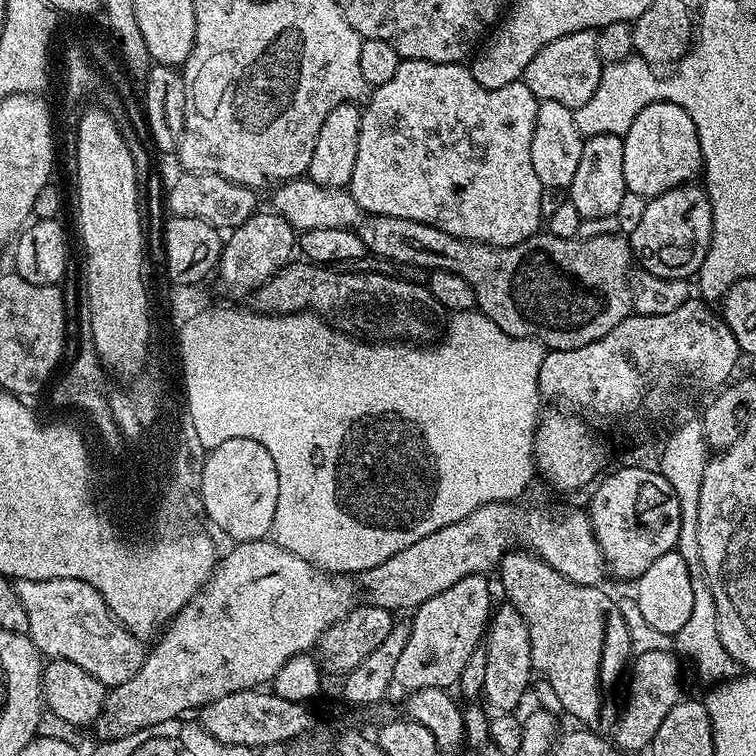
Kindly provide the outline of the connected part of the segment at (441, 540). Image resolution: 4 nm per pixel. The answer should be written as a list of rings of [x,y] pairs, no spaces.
[[[503,500],[483,504],[470,514],[466,514],[466,518],[450,526],[442,526],[442,530],[434,530],[434,534],[426,534],[426,538],[418,538],[414,546],[406,546],[406,550],[398,550],[398,554],[386,558],[386,562],[359,573],[358,580],[361,584],[359,587],[362,592],[364,587],[364,592],[368,595],[365,596],[367,603],[382,606],[393,614],[399,614],[403,608],[415,610],[430,598],[434,598],[434,594],[442,594],[442,590],[450,590],[454,582],[462,582],[462,578],[491,573],[491,568],[493,571],[499,565],[500,559],[513,546],[519,546],[539,556],[551,568],[558,570],[558,574],[570,578],[570,582],[599,585],[600,579],[606,576],[606,565],[587,511],[551,512],[548,508],[523,508],[522,505],[523,503],[520,502]]]

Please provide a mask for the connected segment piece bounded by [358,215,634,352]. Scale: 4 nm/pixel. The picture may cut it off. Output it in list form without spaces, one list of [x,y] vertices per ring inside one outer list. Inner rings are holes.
[[[369,215],[367,218],[361,219],[358,225],[358,231],[365,249],[373,256],[379,256],[382,259],[391,260],[393,265],[409,264],[412,268],[424,268],[423,270],[450,270],[454,274],[462,274],[462,278],[466,278],[466,282],[470,282],[470,286],[476,295],[476,308],[486,318],[490,318],[490,322],[494,322],[506,334],[516,336],[518,338],[530,338],[537,340],[543,344],[545,349],[565,352],[571,348],[578,346],[586,346],[590,342],[594,342],[598,338],[602,338],[606,334],[610,334],[610,330],[614,330],[614,326],[618,326],[618,322],[625,320],[632,312],[632,295],[630,294],[630,286],[628,285],[628,273],[634,267],[634,257],[632,255],[631,243],[623,235],[613,234],[610,236],[586,236],[574,238],[558,238],[557,236],[549,236],[547,234],[537,234],[531,236],[526,242],[518,242],[509,248],[495,248],[489,244],[479,244],[473,240],[463,240],[454,234],[446,234],[446,230],[435,228],[429,224],[422,222],[414,222],[406,218],[394,218],[393,216],[374,216]]]

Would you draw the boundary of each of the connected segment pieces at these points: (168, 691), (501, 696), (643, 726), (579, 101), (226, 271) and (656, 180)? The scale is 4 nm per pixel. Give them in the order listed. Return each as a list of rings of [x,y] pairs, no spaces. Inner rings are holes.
[[[265,538],[263,540],[242,540],[231,545],[232,549],[228,553],[219,557],[218,563],[212,573],[212,577],[207,584],[196,593],[196,597],[180,611],[177,616],[172,617],[170,623],[163,629],[162,635],[155,641],[156,649],[149,651],[144,657],[144,665],[134,674],[134,678],[130,678],[126,682],[122,682],[118,686],[108,688],[104,697],[104,705],[98,714],[94,725],[96,731],[96,740],[103,742],[106,740],[121,740],[130,734],[134,734],[138,730],[142,730],[146,726],[158,726],[158,722],[166,722],[167,720],[181,719],[188,711],[199,710],[204,705],[214,702],[218,698],[226,698],[226,694],[234,694],[235,691],[246,691],[248,689],[259,689],[261,686],[267,685],[278,674],[278,670],[282,668],[284,663],[295,656],[303,656],[311,653],[313,649],[320,643],[320,639],[329,632],[335,624],[342,618],[346,618],[346,614],[357,607],[356,600],[357,589],[347,584],[345,577],[340,574],[329,574],[321,570],[317,565],[306,562],[302,558],[298,558],[298,554],[290,554],[290,550],[286,550],[282,546],[278,546],[275,540]]]
[[[506,602],[493,611],[488,630],[484,646],[487,660],[482,694],[490,706],[492,704],[506,712],[521,702],[525,692],[527,694],[529,691],[534,676],[528,623],[515,607]]]
[[[671,651],[641,652],[635,659],[632,677],[628,680],[628,701],[620,712],[620,721],[618,718],[614,724],[614,743],[626,754],[640,752],[643,748],[645,751],[651,745],[654,734],[658,734],[658,726],[662,726],[666,714],[670,714],[685,695],[684,684],[680,681],[680,660]]]
[[[583,28],[581,32],[554,38],[542,46],[542,50],[530,58],[530,66],[526,66],[522,83],[536,95],[537,100],[562,102],[562,106],[575,110],[590,102],[598,88],[601,69],[596,32],[591,28]]]
[[[256,210],[241,225],[227,233],[220,250],[220,280],[236,292],[251,293],[289,263],[297,248],[298,233],[290,226],[290,222],[286,222],[286,218],[271,210]]]
[[[659,101],[646,106],[634,118],[623,138],[622,171],[626,173],[628,190],[634,194],[651,198],[671,188],[693,183],[696,175],[701,175],[704,164],[698,130],[690,114],[680,105]]]

